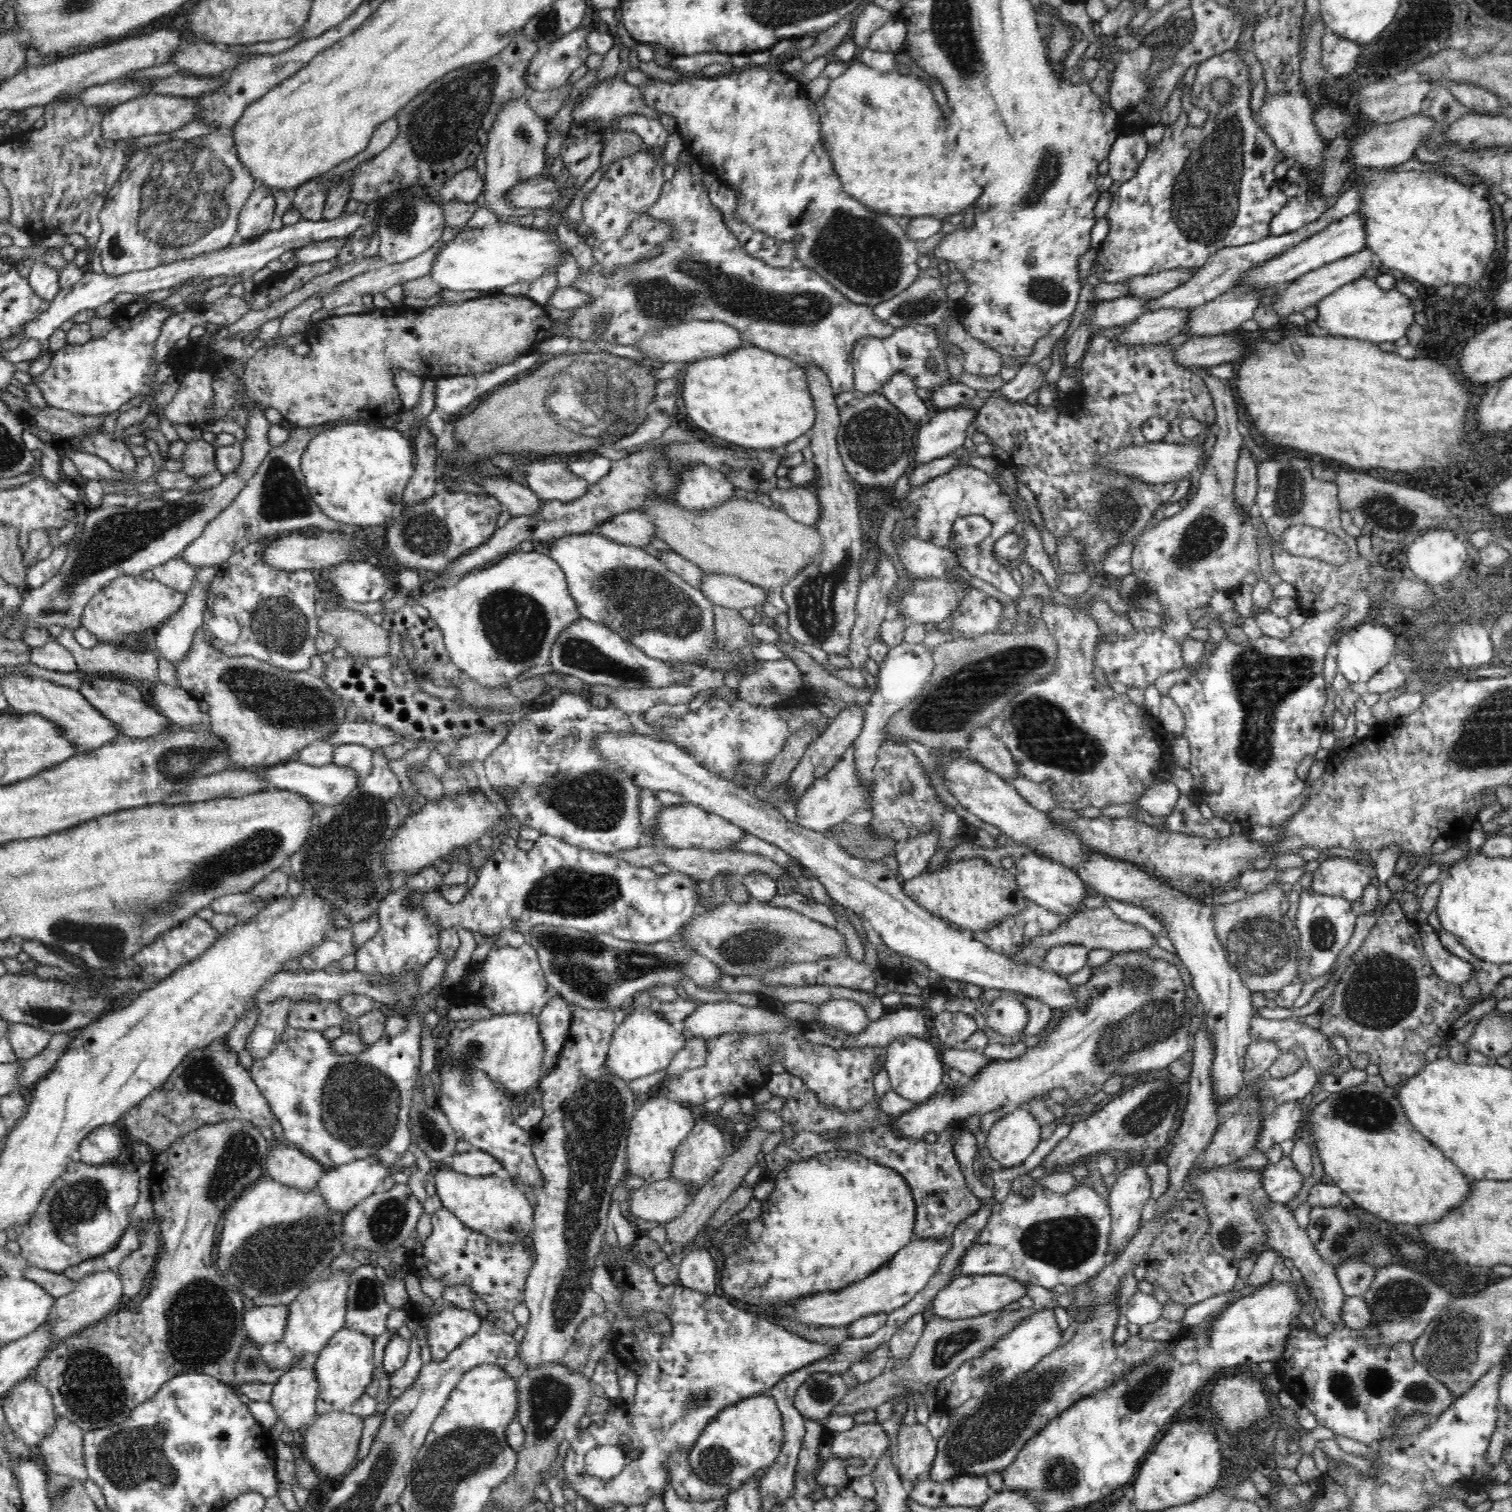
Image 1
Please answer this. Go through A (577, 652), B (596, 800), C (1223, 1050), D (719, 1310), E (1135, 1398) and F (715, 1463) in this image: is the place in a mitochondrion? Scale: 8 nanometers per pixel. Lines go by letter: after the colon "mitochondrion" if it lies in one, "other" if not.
A: mitochondrion
B: mitochondrion
C: other
D: other
E: mitochondrion
F: mitochondrion

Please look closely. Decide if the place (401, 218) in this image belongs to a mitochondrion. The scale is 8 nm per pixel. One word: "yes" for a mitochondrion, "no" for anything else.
yes

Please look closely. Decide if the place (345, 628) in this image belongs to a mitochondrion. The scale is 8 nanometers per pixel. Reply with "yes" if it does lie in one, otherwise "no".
no

